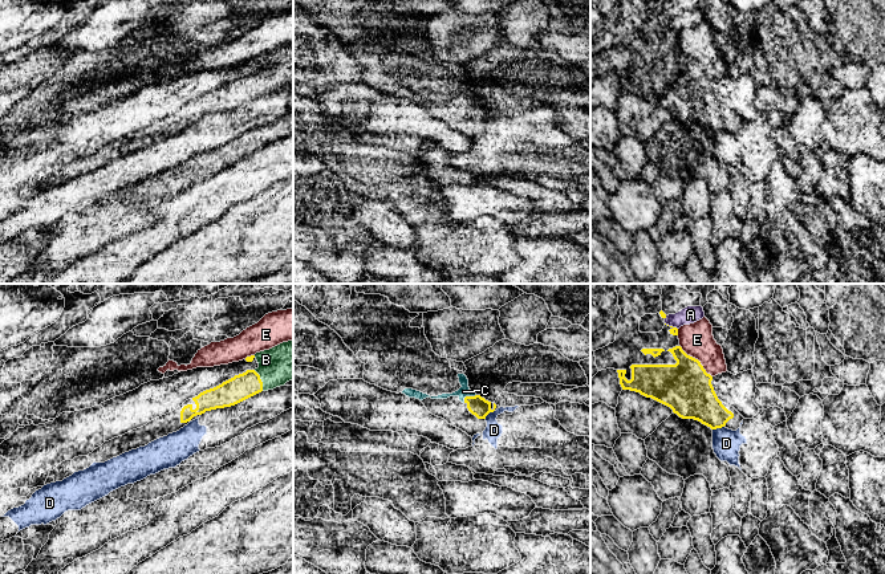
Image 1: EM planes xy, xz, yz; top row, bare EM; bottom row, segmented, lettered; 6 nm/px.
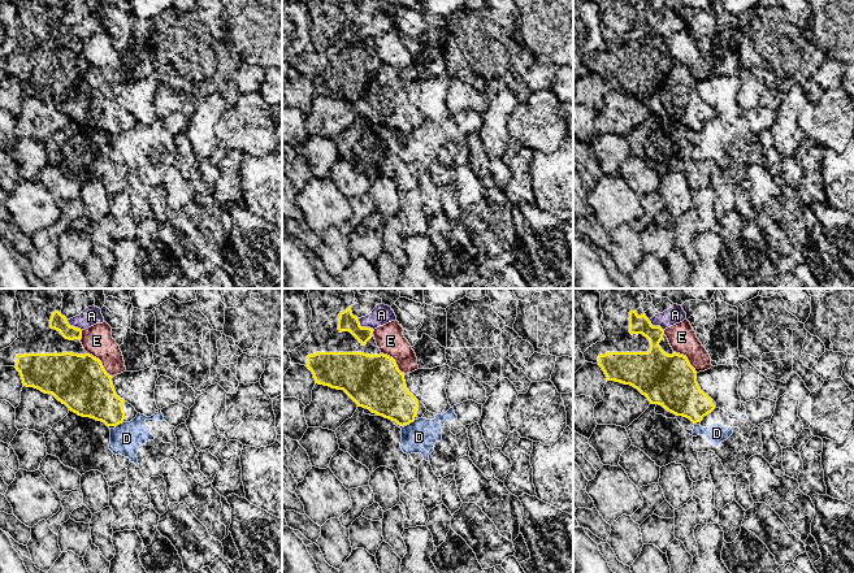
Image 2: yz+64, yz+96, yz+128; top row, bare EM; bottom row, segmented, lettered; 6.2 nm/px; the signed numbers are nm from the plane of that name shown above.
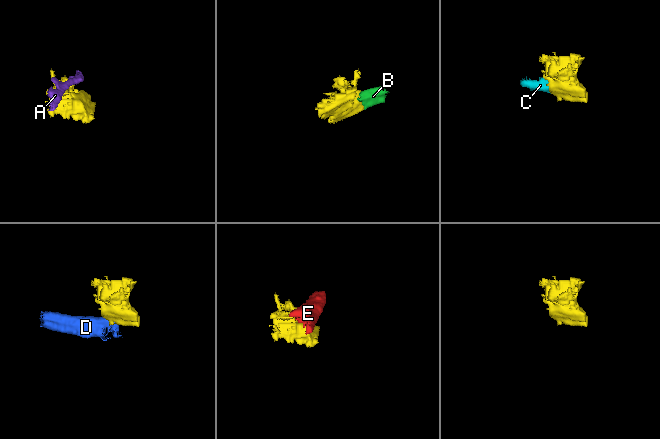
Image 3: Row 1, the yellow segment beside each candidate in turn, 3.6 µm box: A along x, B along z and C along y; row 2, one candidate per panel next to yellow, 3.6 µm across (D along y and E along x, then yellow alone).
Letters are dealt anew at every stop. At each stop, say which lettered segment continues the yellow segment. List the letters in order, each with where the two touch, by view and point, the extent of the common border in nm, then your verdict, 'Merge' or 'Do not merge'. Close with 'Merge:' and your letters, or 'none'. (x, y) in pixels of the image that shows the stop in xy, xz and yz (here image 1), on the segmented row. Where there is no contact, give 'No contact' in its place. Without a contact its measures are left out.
A: Touches yellow at yz (672, 326). Shared border 90 nm. Do not merge
B: Touches yellow at xy (260, 381). Shared border 140 nm. Merge
C: Touches yellow at xz (467, 397). Shared border 90 nm. Merge
D: Touches yellow at yz (718, 427). Shared border 80 nm. Do not merge
E: Touches yellow at yz (697, 359). Shared border 280 nm. Do not merge
Merge: B, C

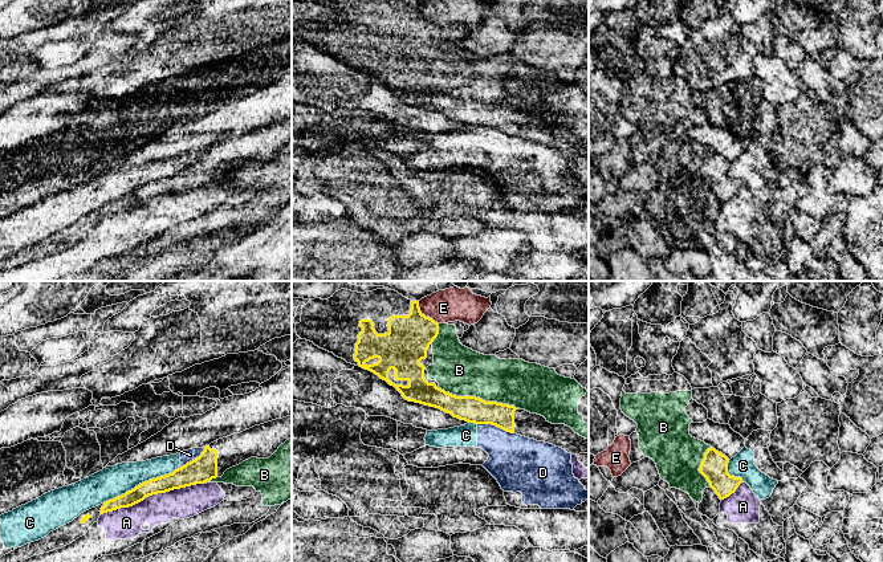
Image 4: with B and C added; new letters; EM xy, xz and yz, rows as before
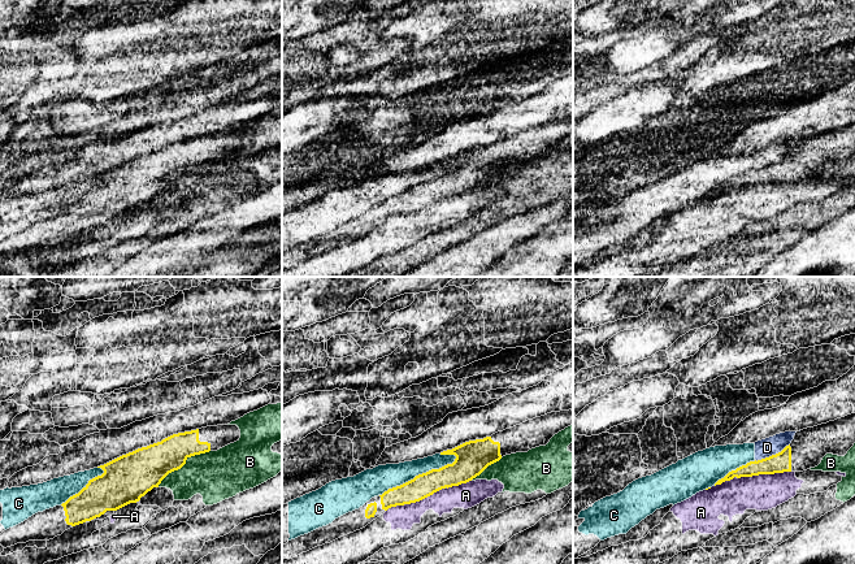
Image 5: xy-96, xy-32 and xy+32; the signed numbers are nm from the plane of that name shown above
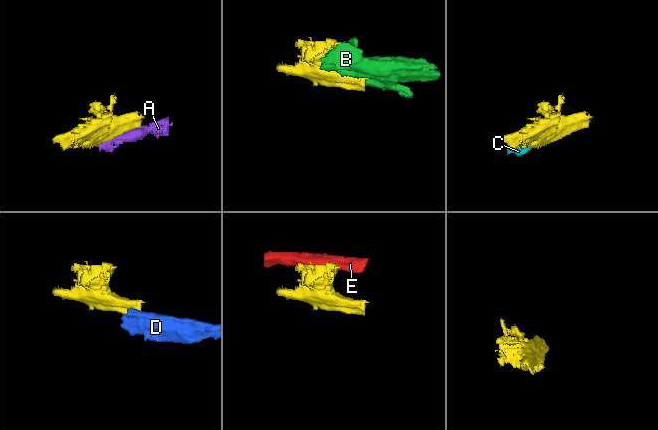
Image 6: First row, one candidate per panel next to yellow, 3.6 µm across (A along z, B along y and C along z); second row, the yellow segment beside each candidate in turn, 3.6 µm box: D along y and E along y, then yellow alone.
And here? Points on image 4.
A: Touches yellow at xy (151, 495). Shared border 650 nm. Do not merge
B: Touches yellow at xz (477, 398). Shared border 500 nm. Do not merge
C: Touches yellow at xy (142, 483). Shared border 550 nm. Do not merge
D: Touches yellow at xz (496, 426). Shared border 240 nm. Do not merge
E: Touches yellow at xz (423, 314). Shared border 190 nm. Do not merge
Merge: none

